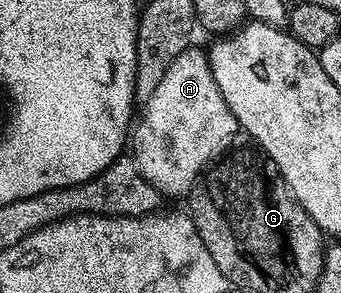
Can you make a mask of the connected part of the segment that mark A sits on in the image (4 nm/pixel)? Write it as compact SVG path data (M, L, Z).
M191 45L173 60L155 87L155 92L143 105L142 111L143 117L141 121L138 120L131 137L133 158L140 175L162 196L168 198L182 198L189 194L205 167L232 146L232 139L239 131L236 117L215 85L208 54L202 48L197 48L197 45Z

